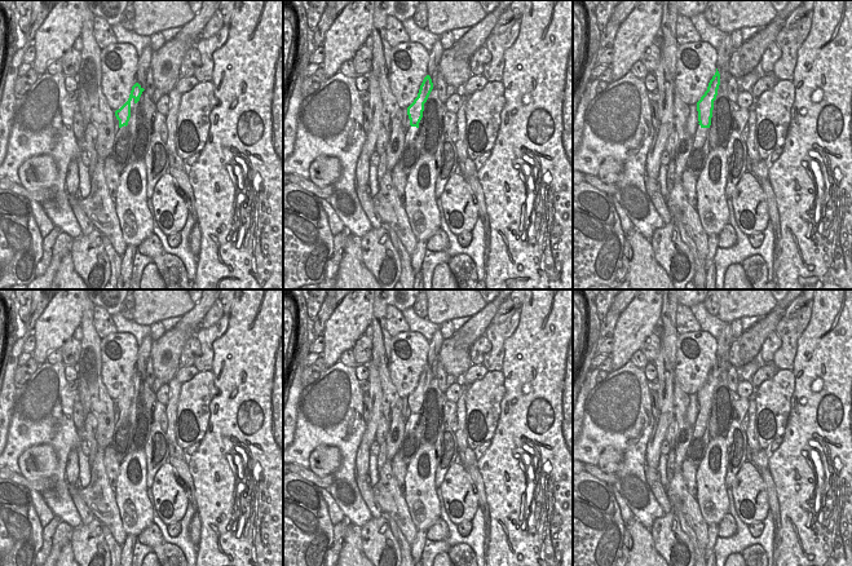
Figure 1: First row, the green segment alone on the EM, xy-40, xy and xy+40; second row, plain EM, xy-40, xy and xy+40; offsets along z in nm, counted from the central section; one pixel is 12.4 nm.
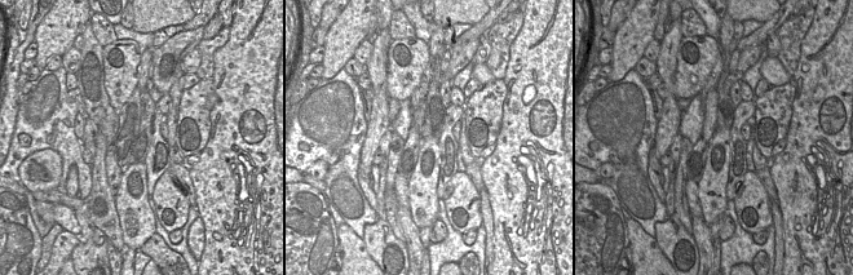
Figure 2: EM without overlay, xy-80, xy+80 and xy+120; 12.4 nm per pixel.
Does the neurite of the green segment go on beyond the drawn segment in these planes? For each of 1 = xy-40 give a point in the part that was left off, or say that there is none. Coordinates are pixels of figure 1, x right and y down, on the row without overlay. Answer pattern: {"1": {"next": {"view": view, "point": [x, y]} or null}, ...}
{"1": {"next": {"view": "xy-40", "point": [123, 429]}}}

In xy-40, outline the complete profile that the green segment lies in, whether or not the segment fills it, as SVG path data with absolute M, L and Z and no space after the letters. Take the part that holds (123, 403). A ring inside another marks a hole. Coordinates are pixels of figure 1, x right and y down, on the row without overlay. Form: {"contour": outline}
{"contour": "M136 372L132 376L128 390L115 401L115 406L119 410L119 420L115 424L110 447L114 450L119 463L129 454L133 426L140 424L140 420L136 417L136 401L144 380L145 379Z"}

